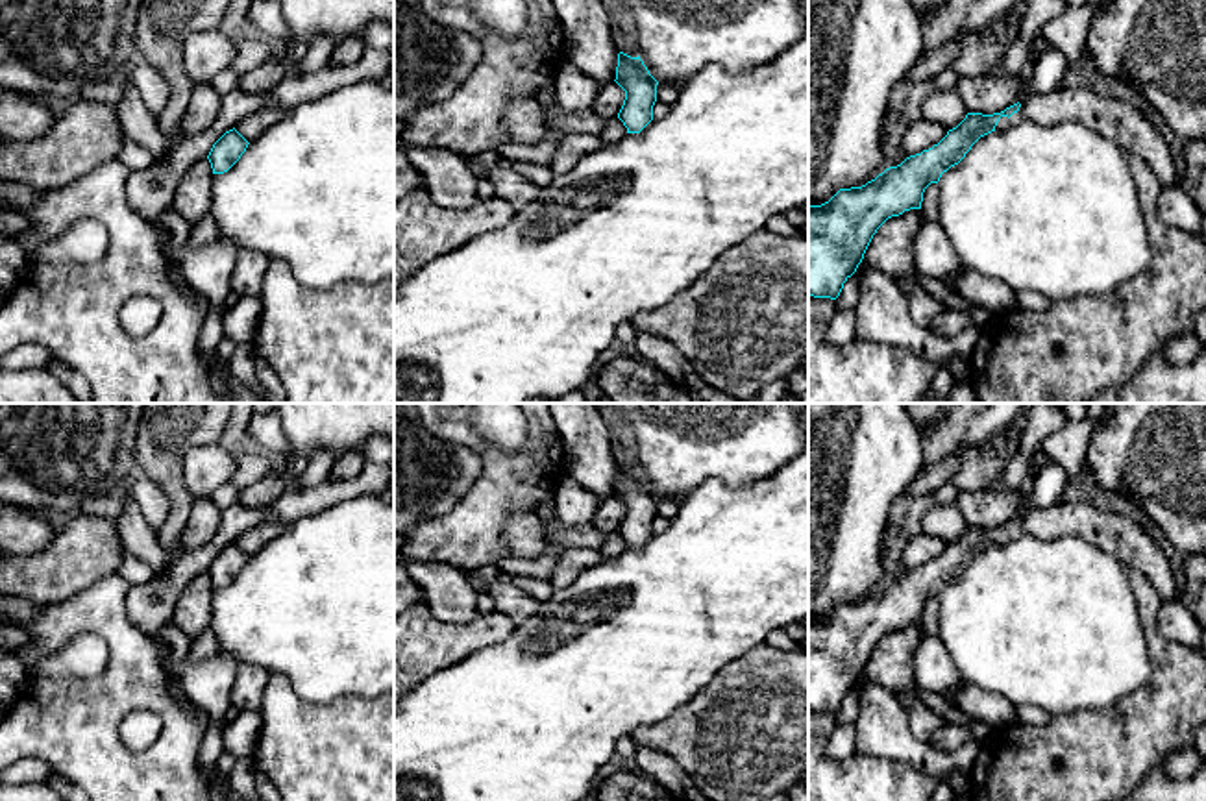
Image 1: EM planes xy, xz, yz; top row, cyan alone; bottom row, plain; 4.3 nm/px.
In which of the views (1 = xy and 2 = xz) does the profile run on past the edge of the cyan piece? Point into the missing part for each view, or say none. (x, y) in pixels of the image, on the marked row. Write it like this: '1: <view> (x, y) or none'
1: none
2: none

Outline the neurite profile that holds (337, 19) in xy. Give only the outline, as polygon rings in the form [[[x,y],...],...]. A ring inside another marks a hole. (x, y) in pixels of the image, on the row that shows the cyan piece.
[[[277,0],[283,17],[300,39],[318,35],[342,41],[363,37],[372,20],[394,26],[394,0]]]

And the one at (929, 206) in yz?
[[[930,183],[925,189],[921,202],[921,213],[925,222],[940,222],[938,198],[940,198],[940,187],[938,183]]]

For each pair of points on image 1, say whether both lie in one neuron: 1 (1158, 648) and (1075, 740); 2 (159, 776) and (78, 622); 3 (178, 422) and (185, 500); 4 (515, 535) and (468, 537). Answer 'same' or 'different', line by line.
1: same
2: same
3: same
4: different

